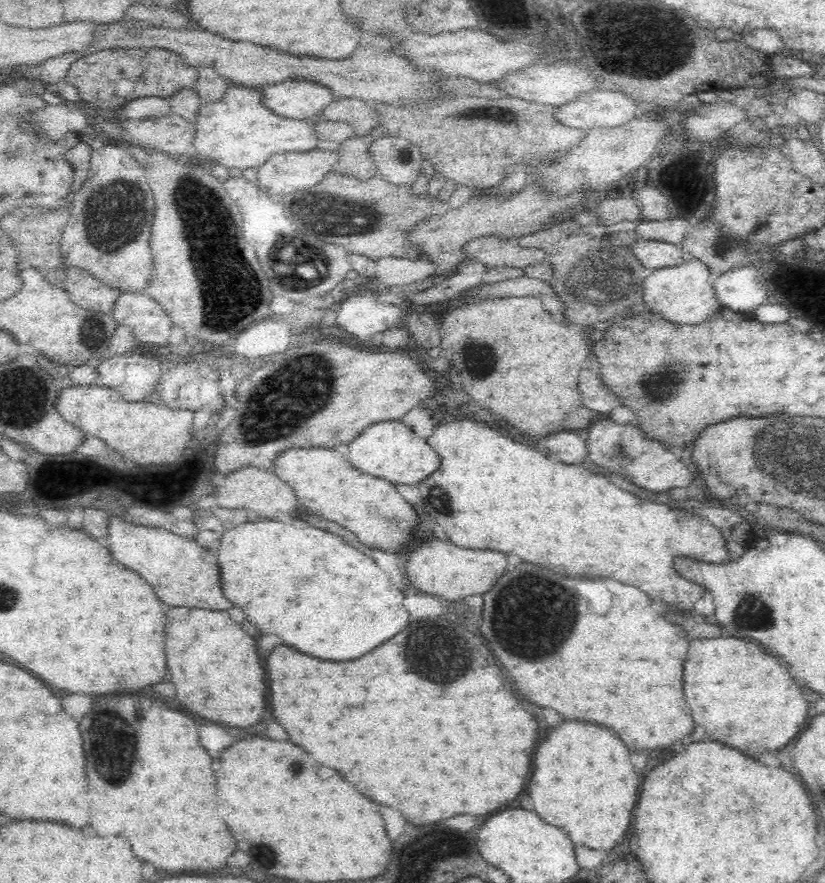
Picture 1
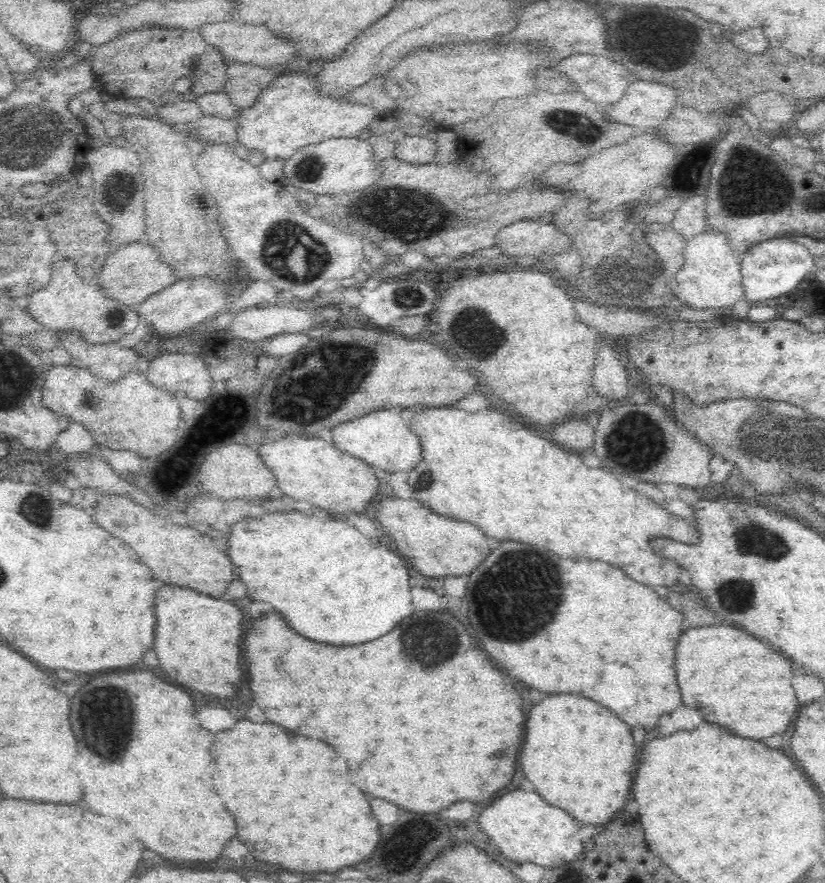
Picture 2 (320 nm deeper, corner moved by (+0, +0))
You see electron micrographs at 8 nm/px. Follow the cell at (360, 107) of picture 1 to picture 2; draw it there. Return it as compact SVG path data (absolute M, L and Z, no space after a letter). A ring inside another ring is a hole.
M384 74L376 75L366 84L355 87L344 98L353 103L370 105L381 115L389 115L396 107L393 98L384 89Z

